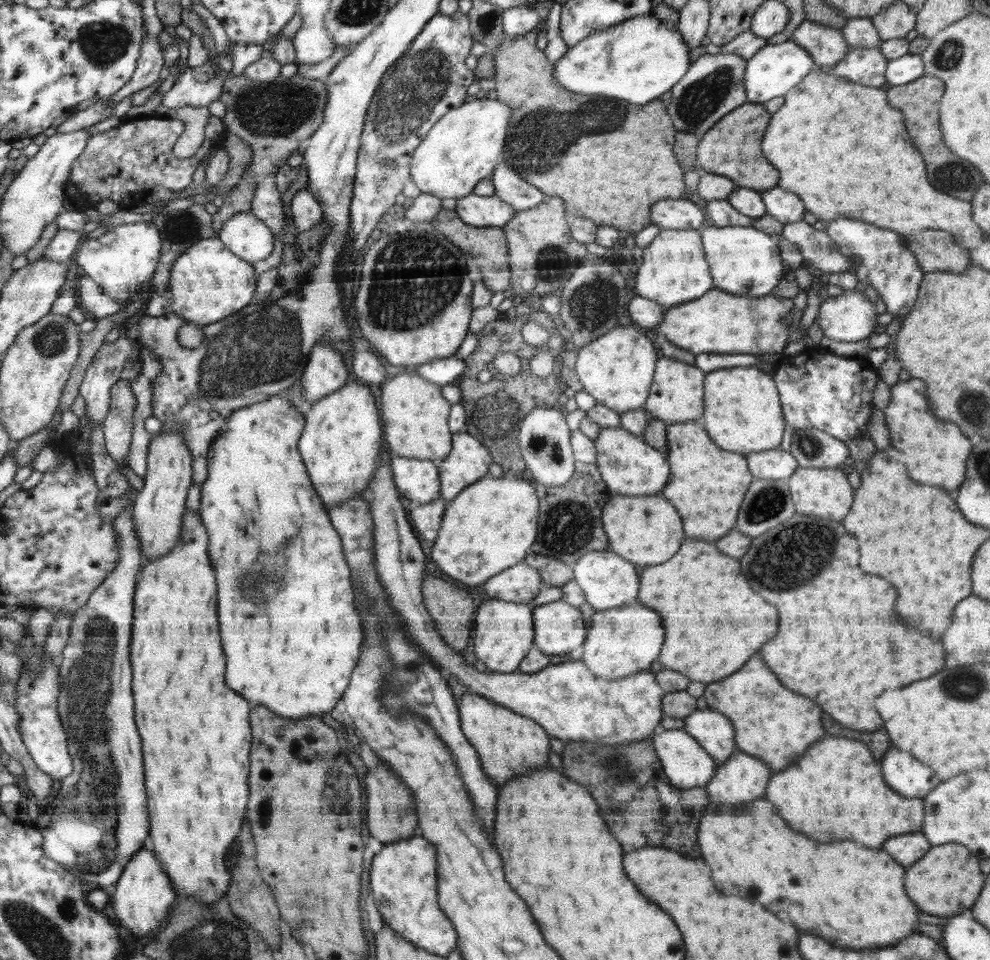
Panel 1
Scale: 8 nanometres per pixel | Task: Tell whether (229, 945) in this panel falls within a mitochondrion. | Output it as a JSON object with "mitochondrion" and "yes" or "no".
{"mitochondrion":"yes"}

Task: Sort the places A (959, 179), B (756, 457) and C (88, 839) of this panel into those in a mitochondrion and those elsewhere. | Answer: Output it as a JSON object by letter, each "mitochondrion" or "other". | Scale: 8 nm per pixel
{"A":"mitochondrion","B":"other","C":"mitochondrion"}

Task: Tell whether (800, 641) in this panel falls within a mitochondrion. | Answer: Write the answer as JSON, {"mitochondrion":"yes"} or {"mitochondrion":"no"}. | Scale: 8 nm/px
{"mitochondrion":"no"}

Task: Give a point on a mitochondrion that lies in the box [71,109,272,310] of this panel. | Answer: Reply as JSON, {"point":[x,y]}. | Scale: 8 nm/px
{"point":[184,228]}

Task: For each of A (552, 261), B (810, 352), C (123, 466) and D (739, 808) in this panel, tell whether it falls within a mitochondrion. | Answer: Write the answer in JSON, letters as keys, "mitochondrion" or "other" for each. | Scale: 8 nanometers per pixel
{"A":"mitochondrion","B":"other","C":"other","D":"other"}

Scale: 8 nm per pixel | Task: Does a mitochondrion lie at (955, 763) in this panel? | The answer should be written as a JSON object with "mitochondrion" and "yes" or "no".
{"mitochondrion":"no"}

